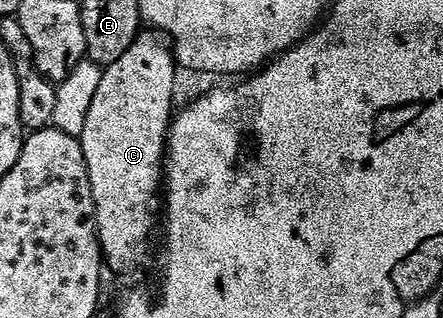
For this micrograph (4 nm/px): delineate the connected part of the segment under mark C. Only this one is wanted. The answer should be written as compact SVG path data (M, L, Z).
M144 28L139 36L117 59L117 63L106 66L103 69L101 87L97 87L97 95L93 95L93 104L89 107L89 116L85 119L85 131L79 136L79 142L85 155L85 167L89 171L89 187L93 191L93 203L95 204L95 229L99 232L99 245L103 248L103 259L108 270L115 273L135 273L147 265L151 257L151 240L155 237L155 216L161 213L161 186L165 181L165 158L167 156L167 138L171 131L173 110L175 105L175 73L177 74L177 62L170 41L157 29Z

